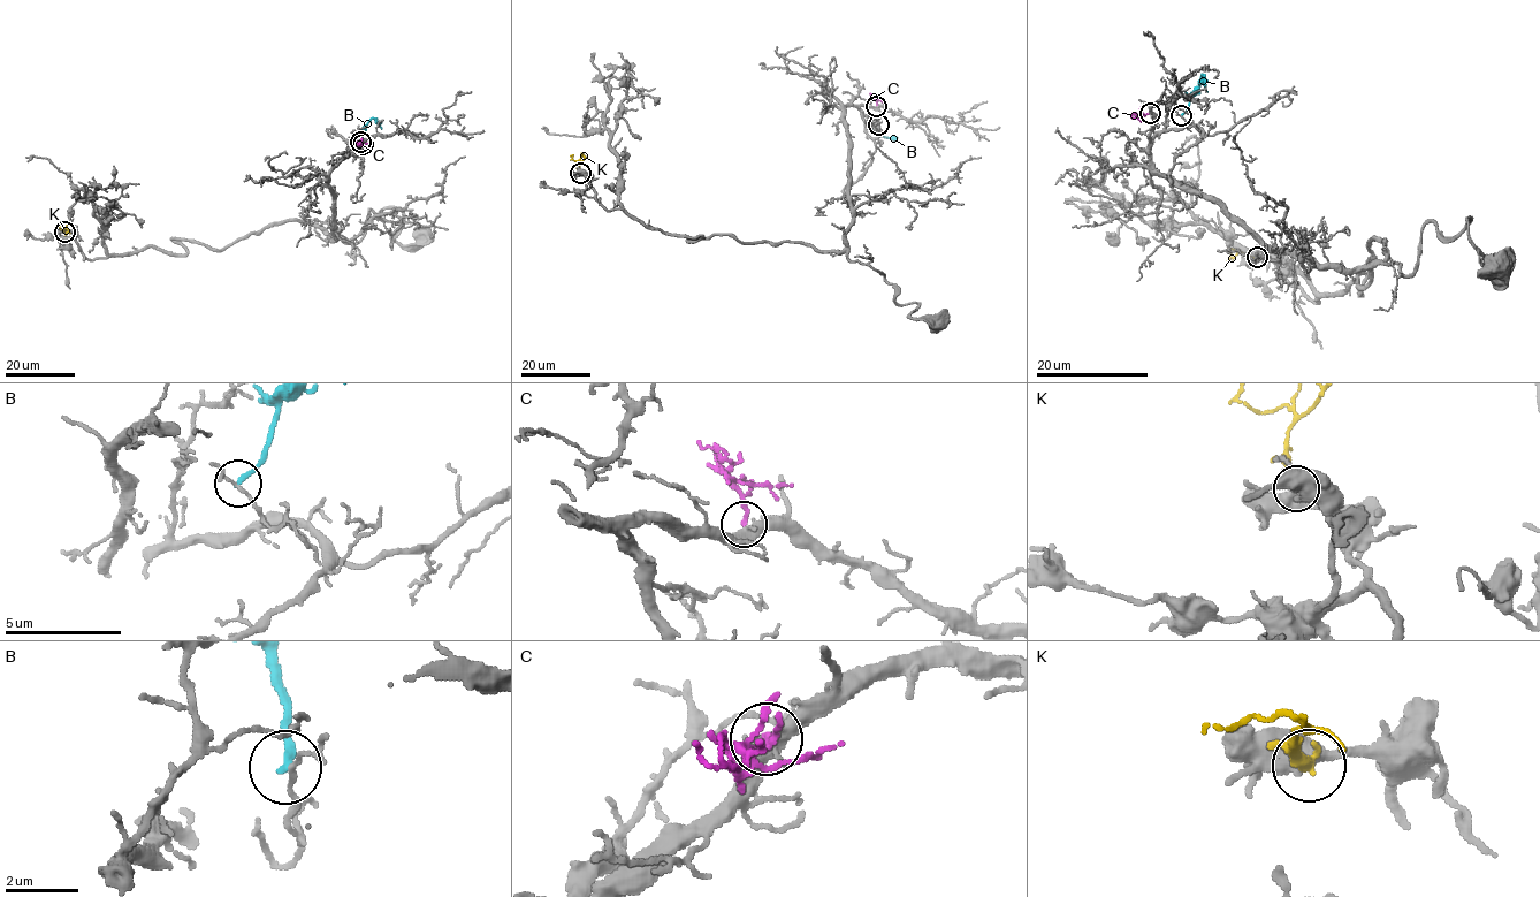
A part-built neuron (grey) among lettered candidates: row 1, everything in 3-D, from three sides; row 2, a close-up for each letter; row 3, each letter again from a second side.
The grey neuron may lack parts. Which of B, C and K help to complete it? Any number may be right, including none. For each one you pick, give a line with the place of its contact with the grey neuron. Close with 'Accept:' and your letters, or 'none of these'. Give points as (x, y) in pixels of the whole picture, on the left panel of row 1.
C: Touches grey at (360, 142)
Accept: C

